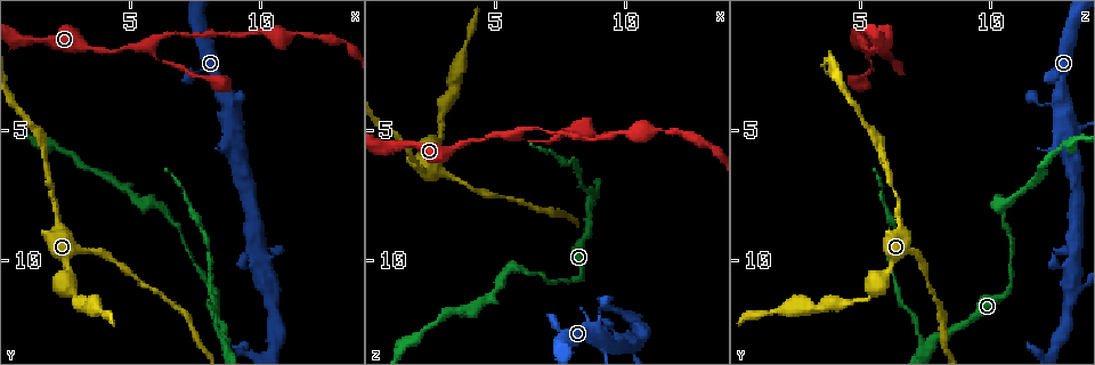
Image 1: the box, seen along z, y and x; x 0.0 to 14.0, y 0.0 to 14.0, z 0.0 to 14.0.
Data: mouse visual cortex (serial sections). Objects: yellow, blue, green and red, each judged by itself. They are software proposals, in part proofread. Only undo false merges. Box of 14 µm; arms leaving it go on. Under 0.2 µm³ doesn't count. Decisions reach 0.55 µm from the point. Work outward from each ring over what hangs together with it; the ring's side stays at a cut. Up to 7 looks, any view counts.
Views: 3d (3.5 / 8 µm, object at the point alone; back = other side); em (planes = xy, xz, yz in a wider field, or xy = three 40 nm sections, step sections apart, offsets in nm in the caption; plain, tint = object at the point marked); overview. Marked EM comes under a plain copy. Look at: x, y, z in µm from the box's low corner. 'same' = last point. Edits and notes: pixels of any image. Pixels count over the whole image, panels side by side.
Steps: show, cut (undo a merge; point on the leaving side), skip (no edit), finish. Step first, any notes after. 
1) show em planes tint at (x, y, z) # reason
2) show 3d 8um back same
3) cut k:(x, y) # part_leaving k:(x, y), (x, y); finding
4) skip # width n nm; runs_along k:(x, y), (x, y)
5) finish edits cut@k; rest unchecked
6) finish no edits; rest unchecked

show 3d 3.5um at (6.3, 1.3, 4.8) # sudden change in width

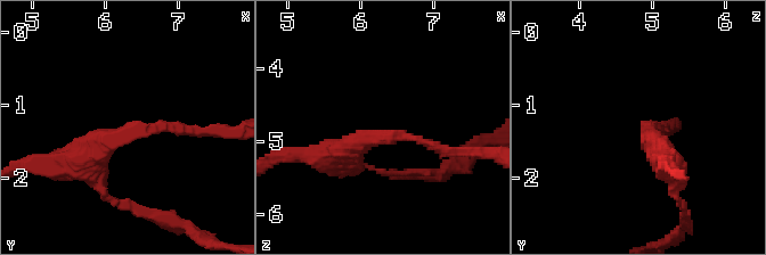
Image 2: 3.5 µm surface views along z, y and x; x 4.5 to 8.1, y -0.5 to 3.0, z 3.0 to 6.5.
show em xy step 1 tint at (6.40, 1.35, 4.95) # arm_widths 150, 350 nm; need the tissue

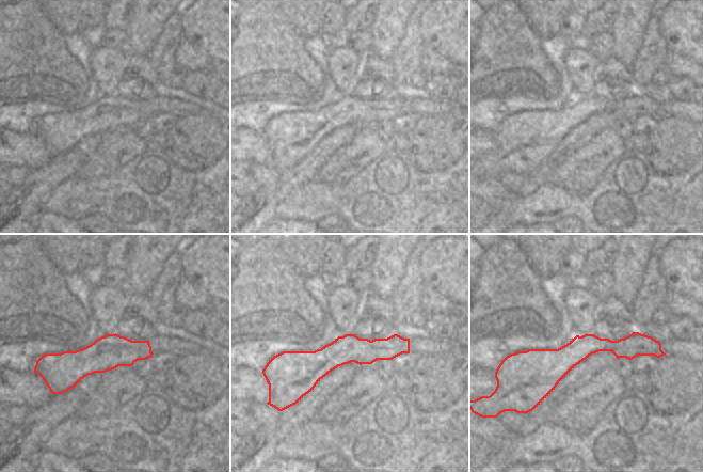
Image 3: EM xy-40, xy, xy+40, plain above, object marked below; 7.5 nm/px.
skip # runs_along 2:(72, 159), (128, 129), (209, 132); one cell here

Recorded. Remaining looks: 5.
show 3d 3.5um at (9.1, 5.4, 13.0)

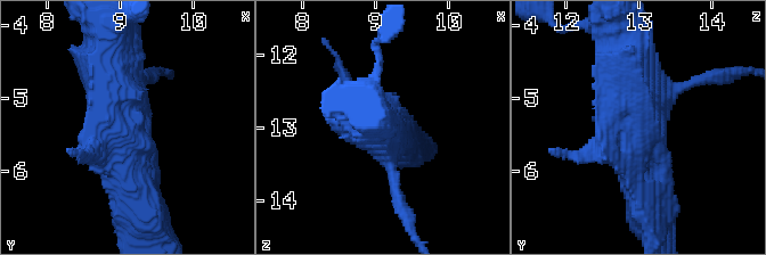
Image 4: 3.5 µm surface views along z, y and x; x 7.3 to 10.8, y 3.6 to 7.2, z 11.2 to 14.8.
show em xy step 3 tint at (9.05, 5.35, 12.95) # now the EM

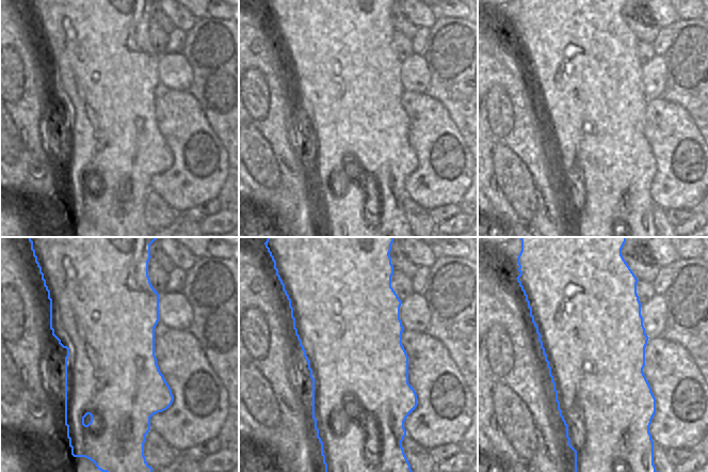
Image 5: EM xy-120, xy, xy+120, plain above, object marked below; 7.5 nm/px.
skip # runs_along 4:(109, 33), (133, 177); one cell here

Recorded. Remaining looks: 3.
show 3d 3.5um at (5.7, 7.8, 10.2) # sharp bend

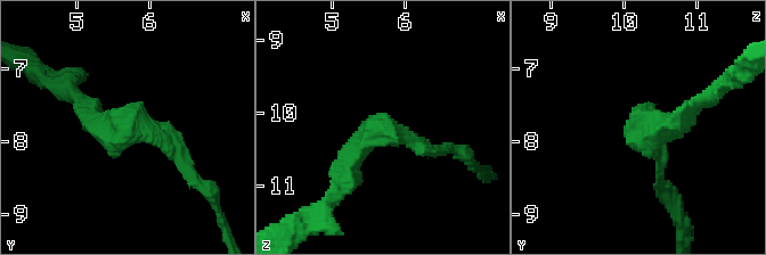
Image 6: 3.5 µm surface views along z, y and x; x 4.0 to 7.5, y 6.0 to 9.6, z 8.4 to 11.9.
show em xy step 5 tint at (5.65, 7.75, 10.25)

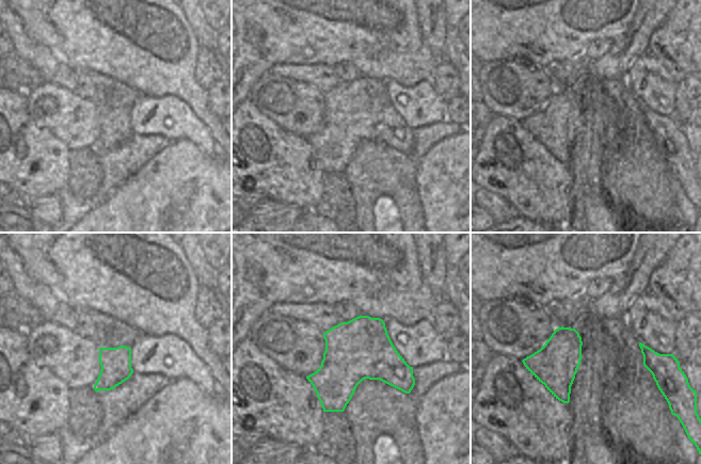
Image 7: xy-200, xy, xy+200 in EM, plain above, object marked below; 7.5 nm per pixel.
skip # runs_along 6:(182, 162), (88, 106); all the same cell

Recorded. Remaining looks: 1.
finish no edits; rest unchecked

